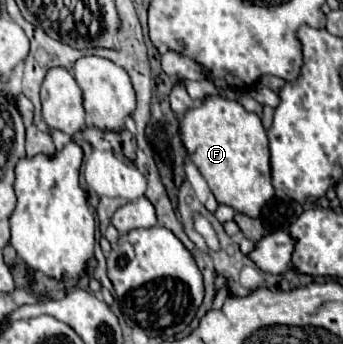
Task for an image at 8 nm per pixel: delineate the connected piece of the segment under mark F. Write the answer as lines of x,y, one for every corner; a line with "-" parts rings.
209,96
181,118
179,134
191,162
201,172
219,204
255,218
275,196
269,166
269,140
255,112
247,112
235,100

